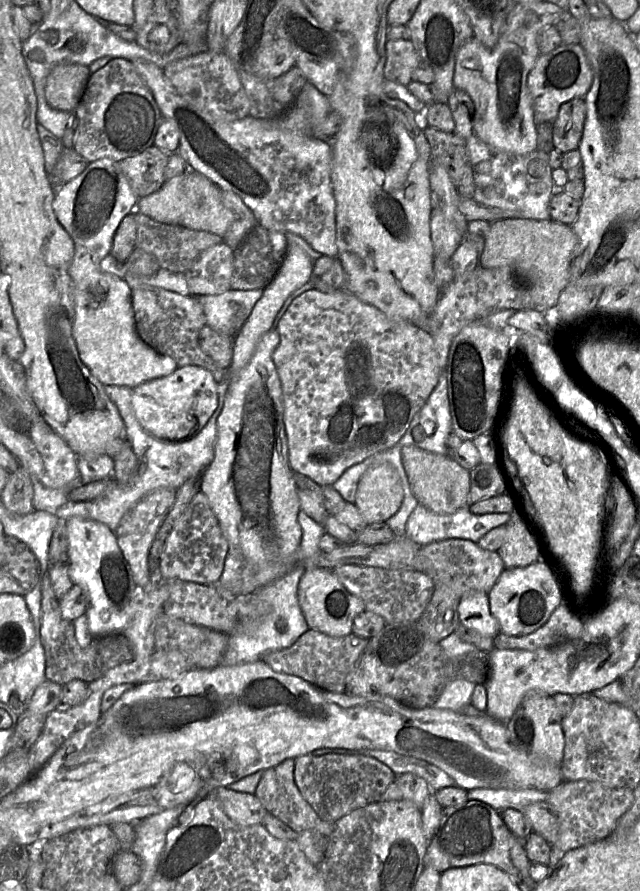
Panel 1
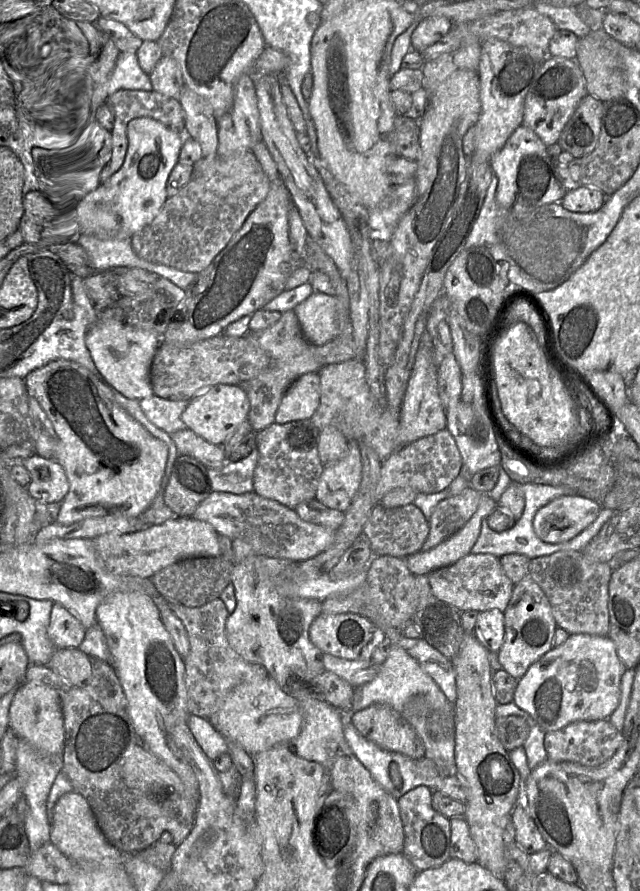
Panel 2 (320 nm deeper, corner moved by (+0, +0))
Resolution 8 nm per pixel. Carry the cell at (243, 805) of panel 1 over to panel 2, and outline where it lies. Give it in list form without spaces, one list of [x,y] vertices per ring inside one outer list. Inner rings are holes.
[[[93,659],[93,679],[85,688],[68,684],[48,665],[30,665],[23,683],[29,682],[48,685],[59,695],[65,728],[62,771],[70,780],[73,792],[87,800],[106,839],[124,856],[148,849],[164,832],[171,834],[175,846],[180,845],[194,827],[198,801],[189,794],[179,776],[148,749],[135,731],[126,695],[112,664]]]

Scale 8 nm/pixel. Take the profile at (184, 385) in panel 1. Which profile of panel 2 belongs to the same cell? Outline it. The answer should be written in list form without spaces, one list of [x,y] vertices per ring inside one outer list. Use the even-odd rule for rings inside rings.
[[[219,384],[198,391],[182,413],[182,420],[187,429],[192,430],[204,440],[223,445],[235,430],[248,419],[250,411],[249,398],[240,385]]]

